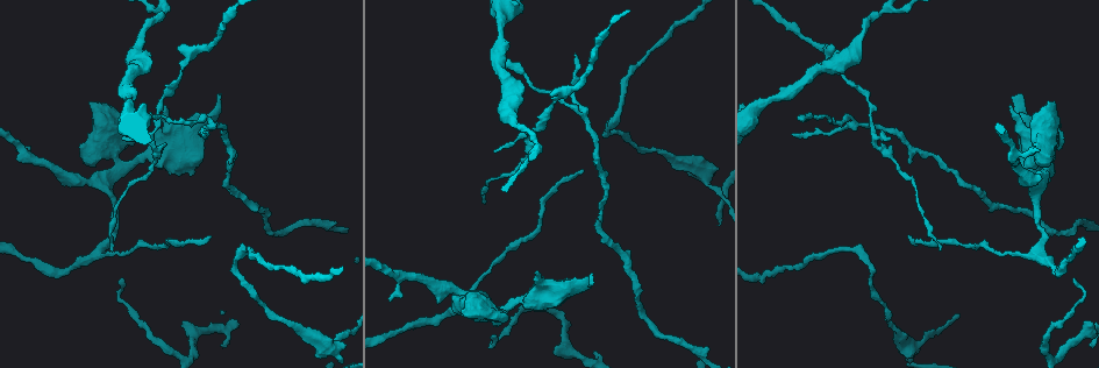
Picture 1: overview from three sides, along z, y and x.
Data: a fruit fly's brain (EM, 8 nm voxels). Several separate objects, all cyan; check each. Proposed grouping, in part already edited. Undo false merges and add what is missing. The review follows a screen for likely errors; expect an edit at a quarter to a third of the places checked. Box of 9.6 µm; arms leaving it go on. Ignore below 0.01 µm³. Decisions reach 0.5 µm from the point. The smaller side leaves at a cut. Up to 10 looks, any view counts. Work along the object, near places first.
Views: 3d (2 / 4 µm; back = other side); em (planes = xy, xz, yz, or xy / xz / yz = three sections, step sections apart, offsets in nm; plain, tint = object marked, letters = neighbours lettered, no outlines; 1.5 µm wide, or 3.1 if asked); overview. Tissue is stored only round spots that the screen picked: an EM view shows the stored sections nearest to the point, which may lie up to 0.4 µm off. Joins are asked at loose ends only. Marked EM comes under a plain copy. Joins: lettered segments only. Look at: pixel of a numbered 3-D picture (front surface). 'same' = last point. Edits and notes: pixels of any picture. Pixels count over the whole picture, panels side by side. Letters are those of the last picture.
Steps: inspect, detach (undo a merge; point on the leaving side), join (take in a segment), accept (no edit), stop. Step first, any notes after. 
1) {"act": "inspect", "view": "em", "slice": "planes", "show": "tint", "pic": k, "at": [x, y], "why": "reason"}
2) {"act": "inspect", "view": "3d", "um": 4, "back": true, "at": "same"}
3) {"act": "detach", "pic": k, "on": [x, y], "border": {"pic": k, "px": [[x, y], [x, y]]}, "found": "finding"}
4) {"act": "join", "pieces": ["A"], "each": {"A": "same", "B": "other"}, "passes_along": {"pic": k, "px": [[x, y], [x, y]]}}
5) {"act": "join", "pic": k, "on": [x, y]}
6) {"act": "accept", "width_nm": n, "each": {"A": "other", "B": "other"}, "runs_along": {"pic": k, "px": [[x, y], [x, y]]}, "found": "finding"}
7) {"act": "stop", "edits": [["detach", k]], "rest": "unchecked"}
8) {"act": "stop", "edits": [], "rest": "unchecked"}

{"act": "inspect", "view": "3d", "um": 2, "pic": 1, "at": [212, 236], "why": "thin end"}

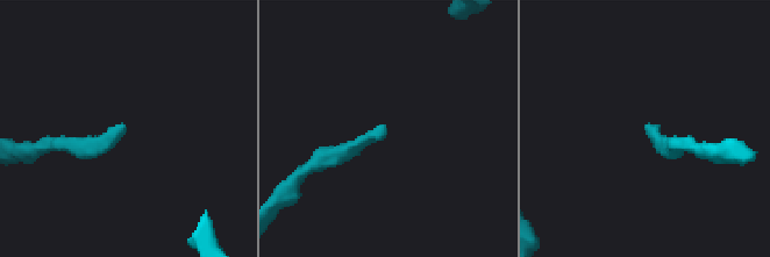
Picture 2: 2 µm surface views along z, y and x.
{"act": "inspect", "view": "em", "slice": "planes", "show": "letters", "pic": 2, "at": [380, 125]}

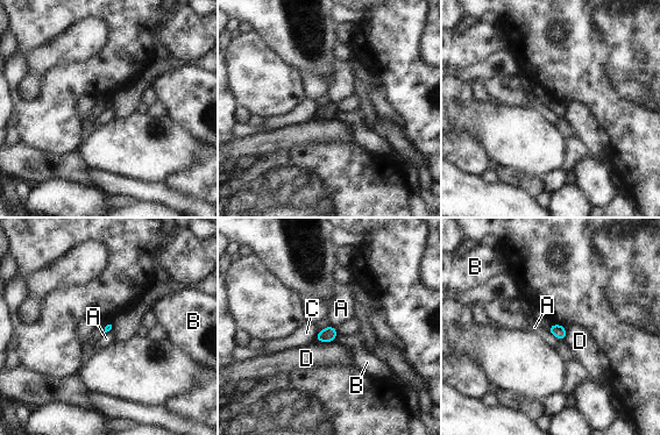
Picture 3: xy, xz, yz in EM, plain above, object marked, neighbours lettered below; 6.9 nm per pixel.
{"act": "accept", "each": {"A": "other", "B": "other", "C": "other", "D": "other"}, "found": "no lettered segment goes on from it"}

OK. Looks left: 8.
{"act": "inspect", "view": "em", "slice": "xy", "step": 8, "show": "letters", "pic": 1, "at": [123, 138], "why": "free end"}

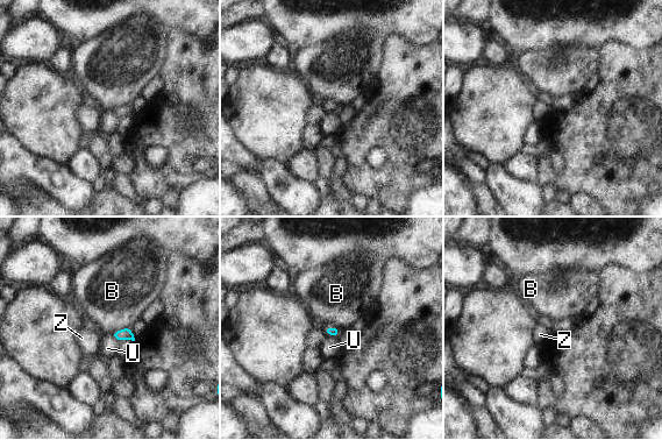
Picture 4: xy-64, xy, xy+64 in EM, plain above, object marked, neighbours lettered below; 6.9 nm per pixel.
{"act": "inspect", "view": "em", "slice": "planes", "show": "letters", "at": "same"}

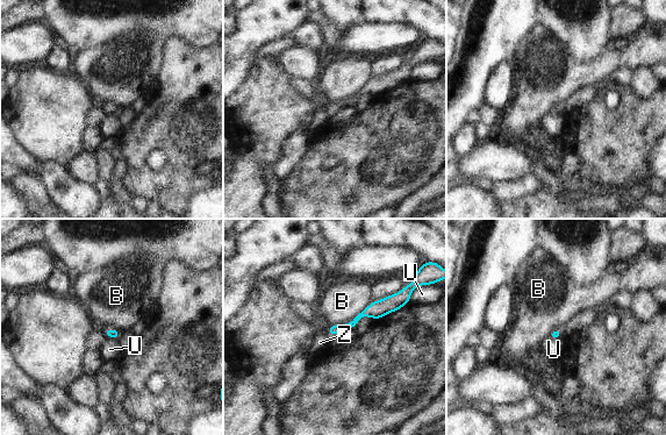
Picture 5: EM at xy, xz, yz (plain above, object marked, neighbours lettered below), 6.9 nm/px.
{"act": "accept", "each": {"B": "other", "U": "other", "Z": "other"}, "runs_along": {"pic": 5, "px": [[399, 304], [330, 330]]}, "found": "none of them fits"}

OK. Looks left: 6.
{"act": "inspect", "view": "em", "slice": "xz", "step": 8, "show": "tint", "pic": 1, "at": [1022, 94]}

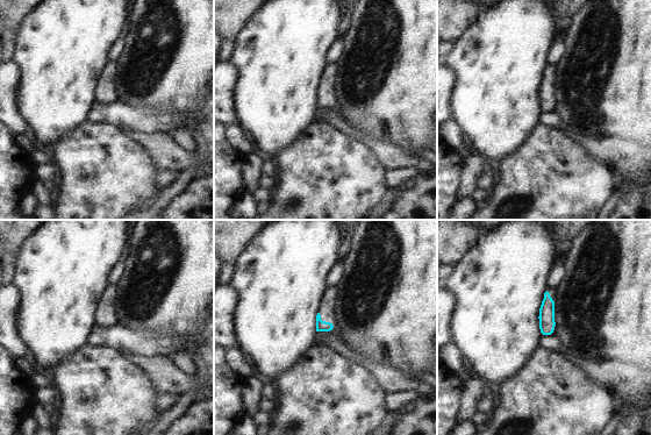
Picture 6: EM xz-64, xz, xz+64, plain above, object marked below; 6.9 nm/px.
{"act": "inspect", "view": "em", "slice": "planes", "show": "letters", "at": "same"}

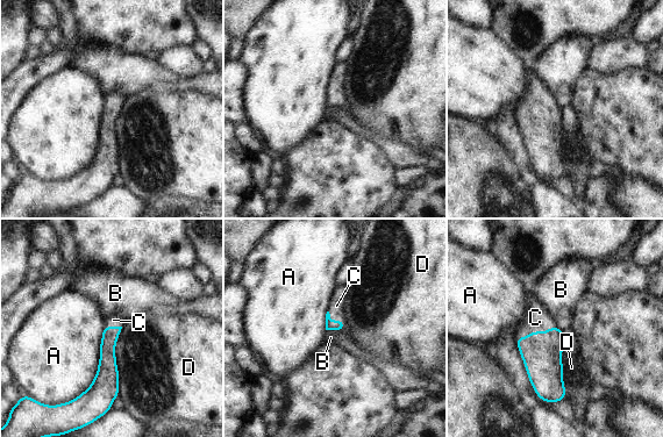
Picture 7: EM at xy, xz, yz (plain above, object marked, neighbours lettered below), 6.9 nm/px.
{"act": "join", "pieces": ["C"], "each": {"A": "other", "B": "other", "C": "same", "D": "other"}, "passes_along": {"pic": 7, "px": [[541, 352], [535, 331], [535, 317]]}, "found": "the neuron continues"}

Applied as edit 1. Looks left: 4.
{"act": "inspect", "view": "em", "slice": "xz", "step": 4, "show": "tint", "pic": 1, "at": [492, 334]}

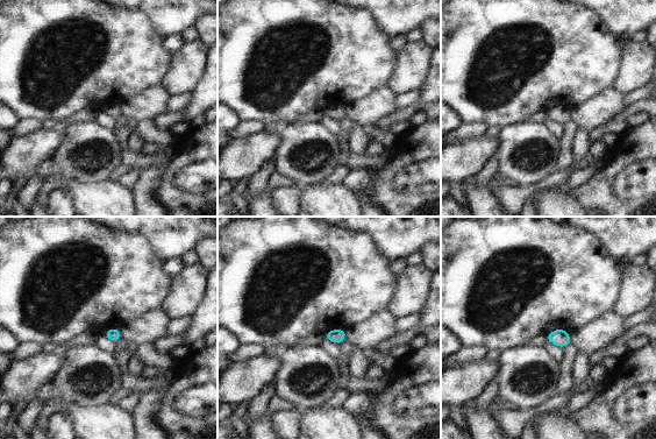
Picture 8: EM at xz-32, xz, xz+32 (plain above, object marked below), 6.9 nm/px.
{"act": "inspect", "view": "em", "slice": "planes", "show": "letters", "at": "same", "why": "cut it another way"}

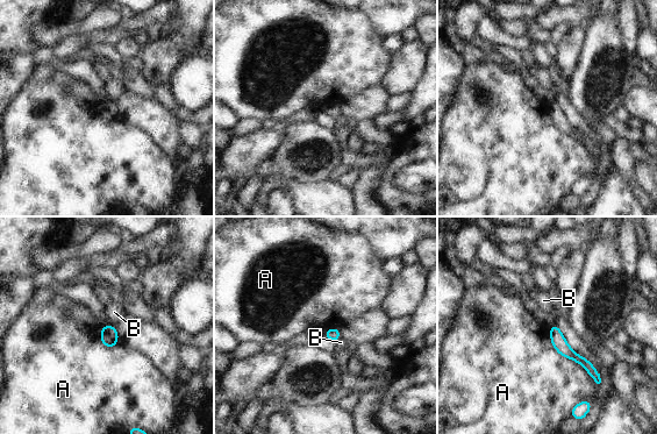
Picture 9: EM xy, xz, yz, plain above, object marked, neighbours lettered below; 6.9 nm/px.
{"act": "accept", "each": {"A": "other", "B": "other"}, "border": {"pic": 9, "px": [[548, 328], [551, 346], [599, 384]]}, "found": "none of them fits"}

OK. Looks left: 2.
{"act": "stop", "edits": [["join", 7]], "rest": "unchecked"}

